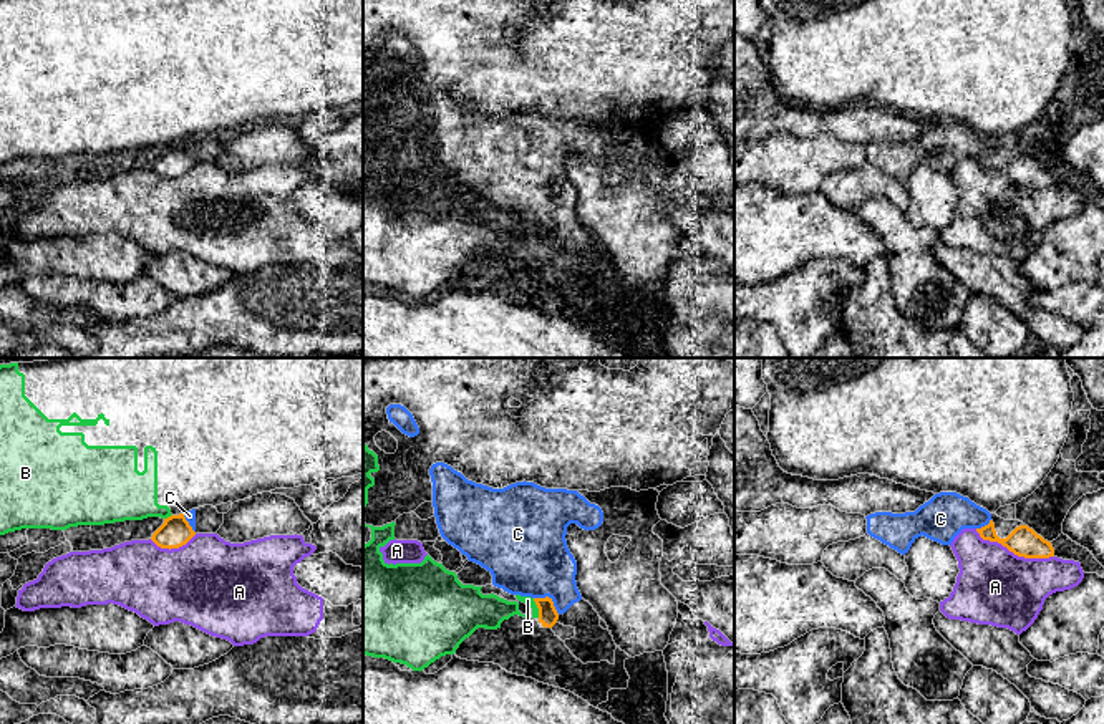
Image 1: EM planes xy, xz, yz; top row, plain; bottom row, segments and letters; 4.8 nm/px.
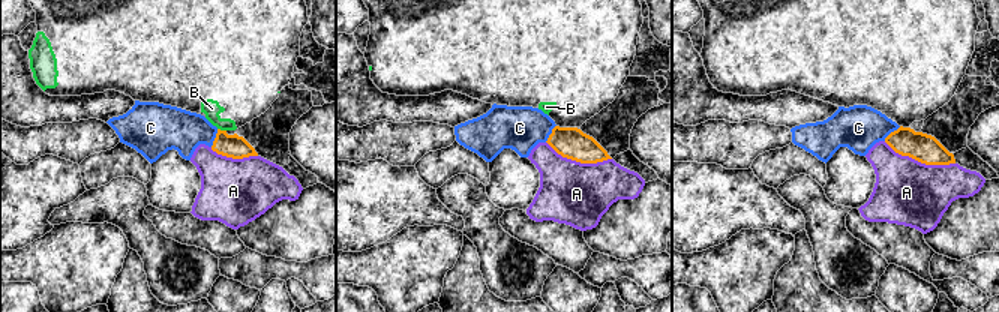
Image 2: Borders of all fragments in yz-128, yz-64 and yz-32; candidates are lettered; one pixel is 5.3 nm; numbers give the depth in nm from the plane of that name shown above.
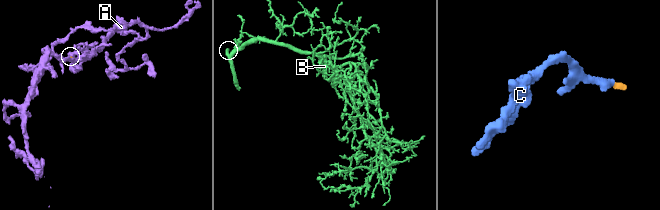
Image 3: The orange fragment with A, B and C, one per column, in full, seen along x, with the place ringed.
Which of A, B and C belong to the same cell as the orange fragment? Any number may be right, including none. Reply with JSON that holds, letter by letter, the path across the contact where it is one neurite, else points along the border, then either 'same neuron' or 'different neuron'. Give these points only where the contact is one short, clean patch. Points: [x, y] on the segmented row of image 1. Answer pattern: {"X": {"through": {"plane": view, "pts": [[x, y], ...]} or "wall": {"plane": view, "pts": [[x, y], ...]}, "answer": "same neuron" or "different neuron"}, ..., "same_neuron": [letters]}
{"A": {"answer": "different neuron"}, "B": {"wall": {"plane": "xz", "pts": [[532, 598], [539, 617]]}, "answer": "different neuron"}, "C": {"through": {"plane": "xz", "pts": [[547, 615], [549, 598], [549, 577], [526, 554]]}, "answer": "same neuron"}, "same_neuron": ["C"]}

